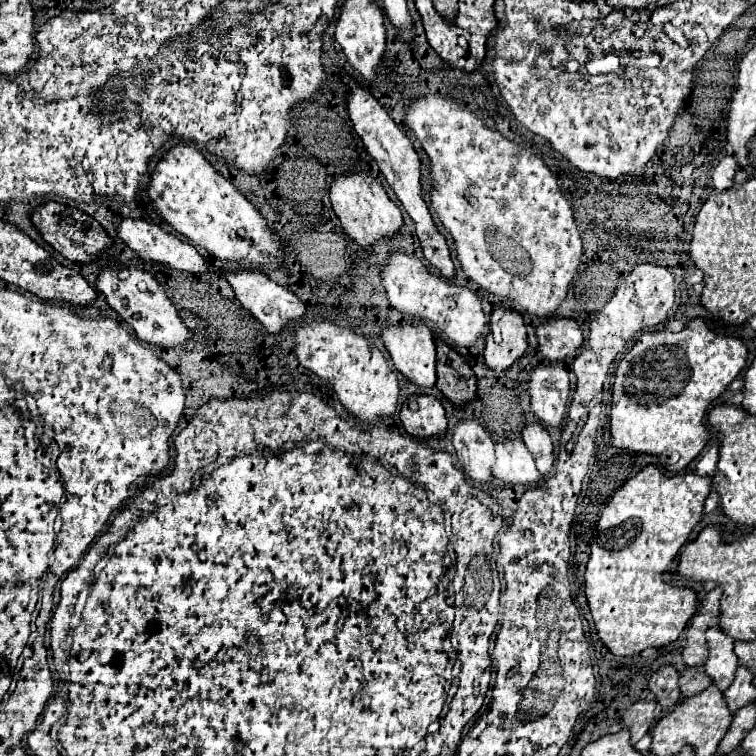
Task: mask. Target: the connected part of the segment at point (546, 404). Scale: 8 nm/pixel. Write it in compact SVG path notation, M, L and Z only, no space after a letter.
M549 363L533 369L529 379L531 409L539 421L551 427L563 423L569 399L569 373L563 365Z

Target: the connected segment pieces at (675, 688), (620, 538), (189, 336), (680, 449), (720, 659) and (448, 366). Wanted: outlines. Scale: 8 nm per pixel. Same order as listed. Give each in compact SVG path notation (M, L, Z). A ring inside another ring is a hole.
M663 665L661 669L657 669L649 679L649 689L655 693L663 711L673 709L681 699L679 671L675 669L675 665Z
M647 465L637 475L629 477L605 503L603 511L595 519L595 533L591 541L591 555L585 573L585 595L591 607L591 615L601 641L615 655L637 655L647 647L663 647L679 637L687 621L699 607L697 591L691 587L673 587L663 575L671 571L671 563L679 549L689 539L693 527L701 521L703 505L711 493L713 477L685 473L665 475L661 467Z
M137 267L131 269L131 277L121 281L117 277L117 271L103 269L97 279L97 291L101 291L109 303L111 309L115 309L137 333L137 337L145 343L157 345L157 347L185 347L189 341L193 341L193 331L181 321L177 309L167 299L163 287L155 281L155 277L147 271L141 271Z
M697 317L679 333L643 333L617 367L611 403L611 443L659 457L669 473L681 473L709 443L707 411L747 367L749 349L741 337L715 331Z
M719 625L707 629L705 639L709 641L709 659L705 661L705 671L713 677L713 683L725 691L733 683L735 671L739 667L739 659L733 649L735 639L719 629Z
M437 341L437 389L455 407L463 407L477 397L475 373L465 359L443 341Z

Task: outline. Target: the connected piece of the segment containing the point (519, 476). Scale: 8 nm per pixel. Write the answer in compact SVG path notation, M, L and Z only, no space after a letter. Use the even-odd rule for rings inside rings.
M521 439L497 441L495 455L497 463L493 467L493 477L509 485L537 485L541 481L535 459L531 457Z

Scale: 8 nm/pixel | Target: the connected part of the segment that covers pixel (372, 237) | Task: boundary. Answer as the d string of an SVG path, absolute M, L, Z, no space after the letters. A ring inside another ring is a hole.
M361 173L341 175L331 183L331 205L339 217L345 233L363 249L373 247L381 239L395 239L403 229L403 215L399 207L387 197L385 189Z

